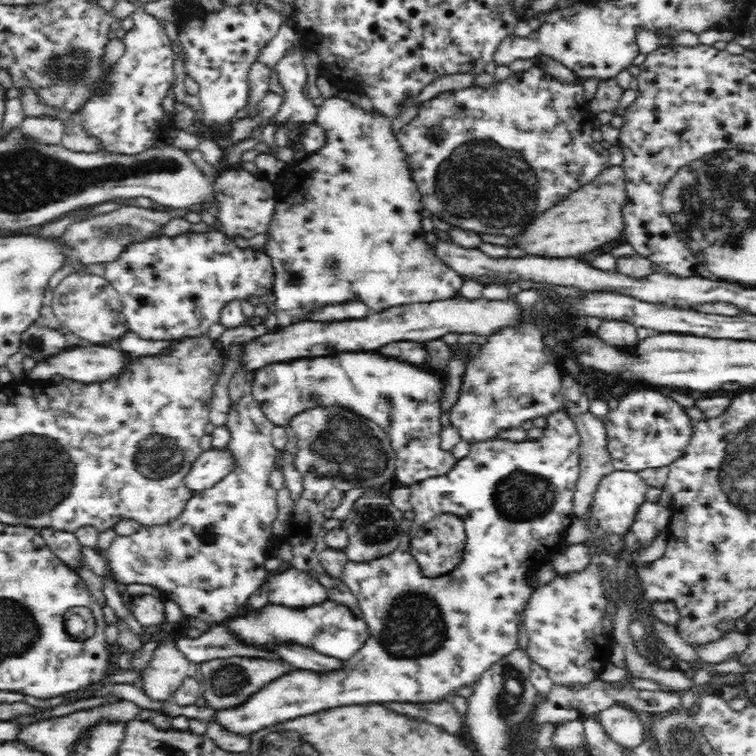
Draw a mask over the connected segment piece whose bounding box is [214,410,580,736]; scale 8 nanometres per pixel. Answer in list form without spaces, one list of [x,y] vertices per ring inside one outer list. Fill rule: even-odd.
[[[566,410],[547,415],[546,422],[543,435],[525,444],[504,438],[470,443],[468,456],[457,459],[448,472],[407,486],[411,491],[409,500],[414,518],[398,546],[374,560],[349,560],[340,576],[358,599],[360,614],[370,634],[342,672],[320,674],[297,669],[298,672],[290,672],[264,686],[243,704],[214,711],[214,723],[232,734],[250,736],[264,726],[342,704],[438,702],[450,694],[455,696],[464,686],[474,686],[494,663],[518,650],[522,613],[534,589],[526,583],[526,575],[532,567],[551,560],[564,546],[565,532],[574,518],[573,498],[579,478],[580,439],[575,422]],[[440,514],[462,518],[466,544],[460,562],[450,572],[428,577],[422,574],[412,555],[410,542],[416,539],[422,524]]]

